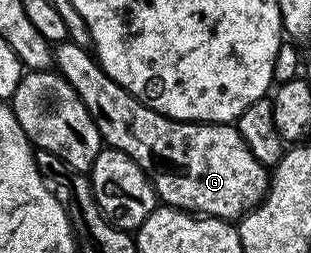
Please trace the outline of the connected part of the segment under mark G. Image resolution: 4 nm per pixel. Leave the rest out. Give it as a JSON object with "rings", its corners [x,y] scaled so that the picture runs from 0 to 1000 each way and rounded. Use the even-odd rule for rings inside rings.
{"rings":[[[206,162],[174,190],[170,249],[186,292],[260,383],[273,431],[299,462],[334,569],[402,601],[473,692],[476,715],[498,727],[498,767],[514,806],[540,818],[579,818],[646,850],[678,850],[688,866],[765,870],[823,818],[859,767],[865,676],[833,648],[826,621],[801,605],[801,573],[775,526],[740,486],[582,486],[547,470],[473,423],[450,391],[428,383],[376,320],[363,320],[318,261],[302,213],[283,190],[254,186],[225,162]]]}

